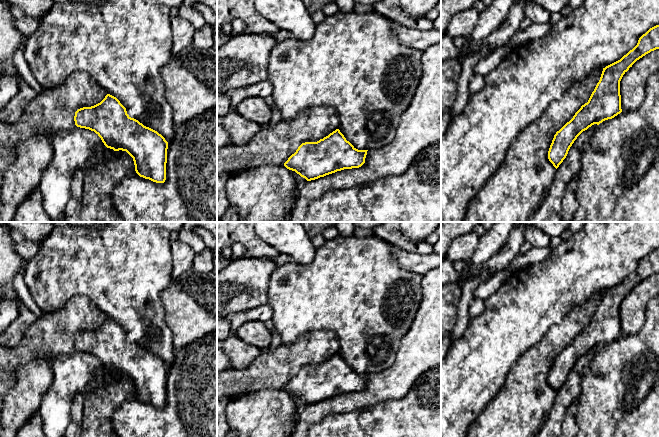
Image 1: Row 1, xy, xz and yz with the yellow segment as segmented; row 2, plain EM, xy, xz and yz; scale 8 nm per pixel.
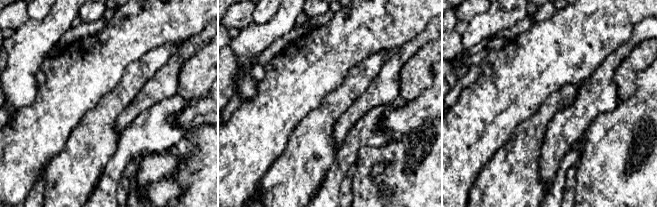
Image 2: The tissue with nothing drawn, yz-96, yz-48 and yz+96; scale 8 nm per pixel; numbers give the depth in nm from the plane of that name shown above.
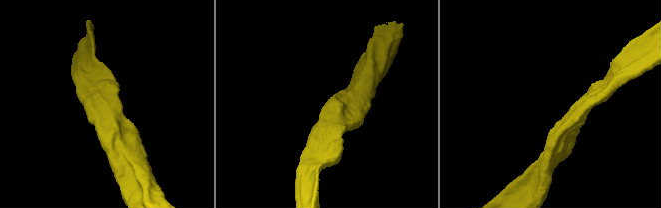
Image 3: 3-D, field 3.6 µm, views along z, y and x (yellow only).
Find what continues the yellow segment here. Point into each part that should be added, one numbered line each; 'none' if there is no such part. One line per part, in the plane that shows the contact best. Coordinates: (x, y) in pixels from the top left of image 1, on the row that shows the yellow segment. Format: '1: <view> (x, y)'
1: yz (515, 191)

